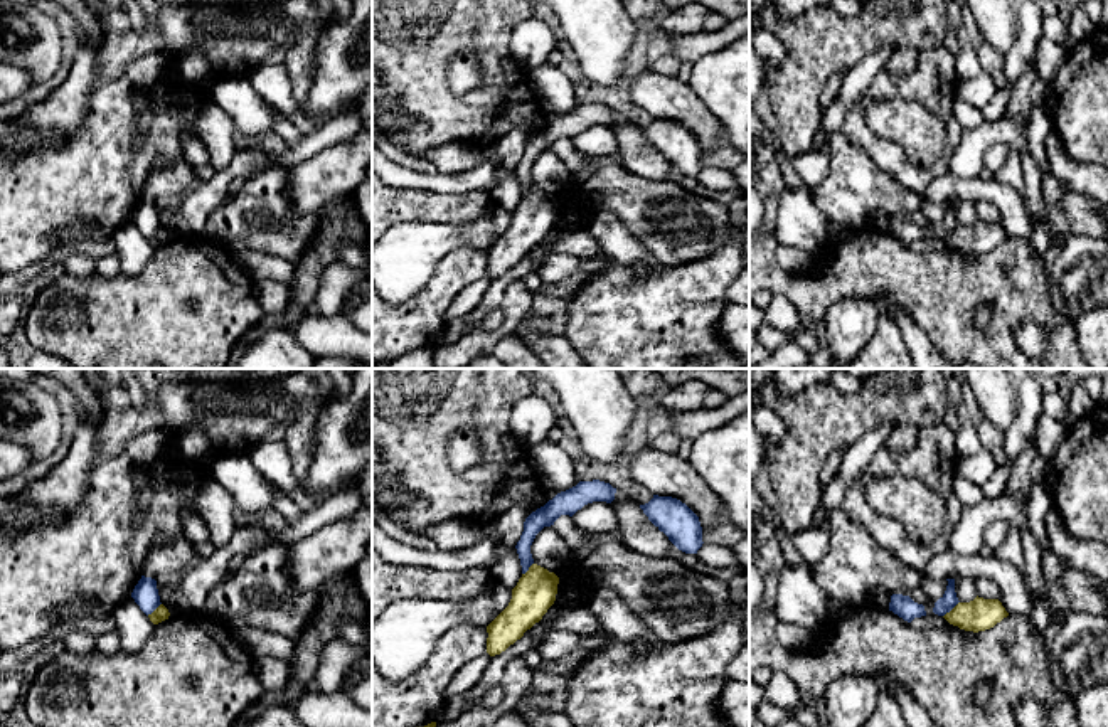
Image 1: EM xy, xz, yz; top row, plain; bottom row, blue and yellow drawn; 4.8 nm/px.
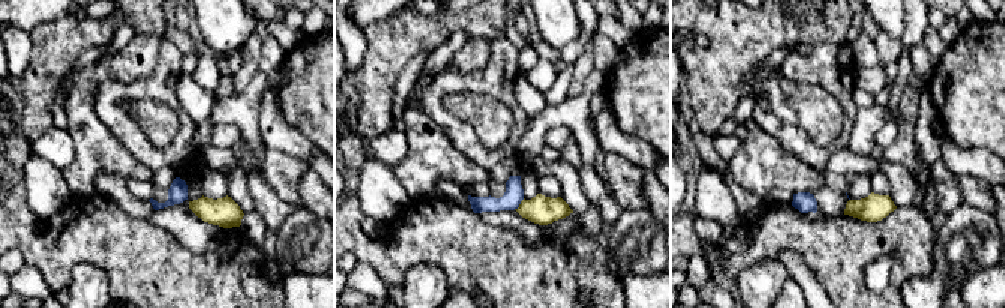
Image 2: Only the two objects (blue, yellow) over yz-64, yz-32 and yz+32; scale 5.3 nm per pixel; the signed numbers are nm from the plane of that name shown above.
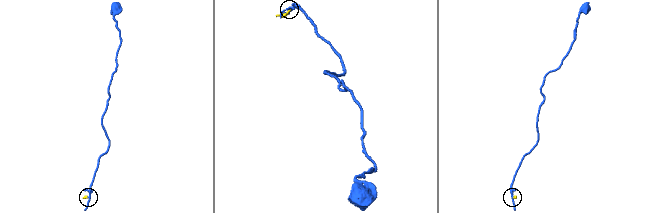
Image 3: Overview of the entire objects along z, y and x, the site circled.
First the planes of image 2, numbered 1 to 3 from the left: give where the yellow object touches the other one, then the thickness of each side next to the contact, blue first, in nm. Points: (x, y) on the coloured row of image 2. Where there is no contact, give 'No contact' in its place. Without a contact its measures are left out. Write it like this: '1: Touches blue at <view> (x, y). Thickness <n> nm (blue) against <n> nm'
1: No contact
2: Touches blue at yz-32 (519, 203). Thickness 100 nm (blue) against 150 nm
3: No contact

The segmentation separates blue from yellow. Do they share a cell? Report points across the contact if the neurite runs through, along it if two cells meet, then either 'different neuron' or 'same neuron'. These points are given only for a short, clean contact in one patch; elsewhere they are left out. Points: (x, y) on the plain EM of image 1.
along yz (958, 224), (943, 239) | different neuron

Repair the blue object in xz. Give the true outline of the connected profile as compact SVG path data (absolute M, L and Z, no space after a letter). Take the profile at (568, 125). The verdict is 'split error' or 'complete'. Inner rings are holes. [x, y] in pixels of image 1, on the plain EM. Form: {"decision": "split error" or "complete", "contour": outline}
{"decision": "complete", "contour": "M593 103L593 104L579 104L576 109L557 116L552 123L549 123L544 130L532 135L524 145L524 155L515 172L520 182L522 197L529 194L534 187L530 168L535 158L544 151L554 148L554 145L561 138L573 140L584 128L593 125L606 125L611 126L615 123L616 111L610 106Z"}

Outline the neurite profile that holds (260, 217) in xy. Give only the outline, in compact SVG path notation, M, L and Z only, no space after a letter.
M274 165L244 178L242 187L207 219L205 239L231 252L261 251L291 264L313 244L322 212L296 215L286 168Z

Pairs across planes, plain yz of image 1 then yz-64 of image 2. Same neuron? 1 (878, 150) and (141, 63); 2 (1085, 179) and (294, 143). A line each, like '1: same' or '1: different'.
1: different
2: same

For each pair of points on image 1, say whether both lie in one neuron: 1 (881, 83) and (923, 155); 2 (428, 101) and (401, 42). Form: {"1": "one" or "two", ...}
{"1": "two", "2": "one"}

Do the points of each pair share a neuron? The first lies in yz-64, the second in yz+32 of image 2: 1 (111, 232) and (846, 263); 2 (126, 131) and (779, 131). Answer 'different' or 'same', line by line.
1: same
2: same

